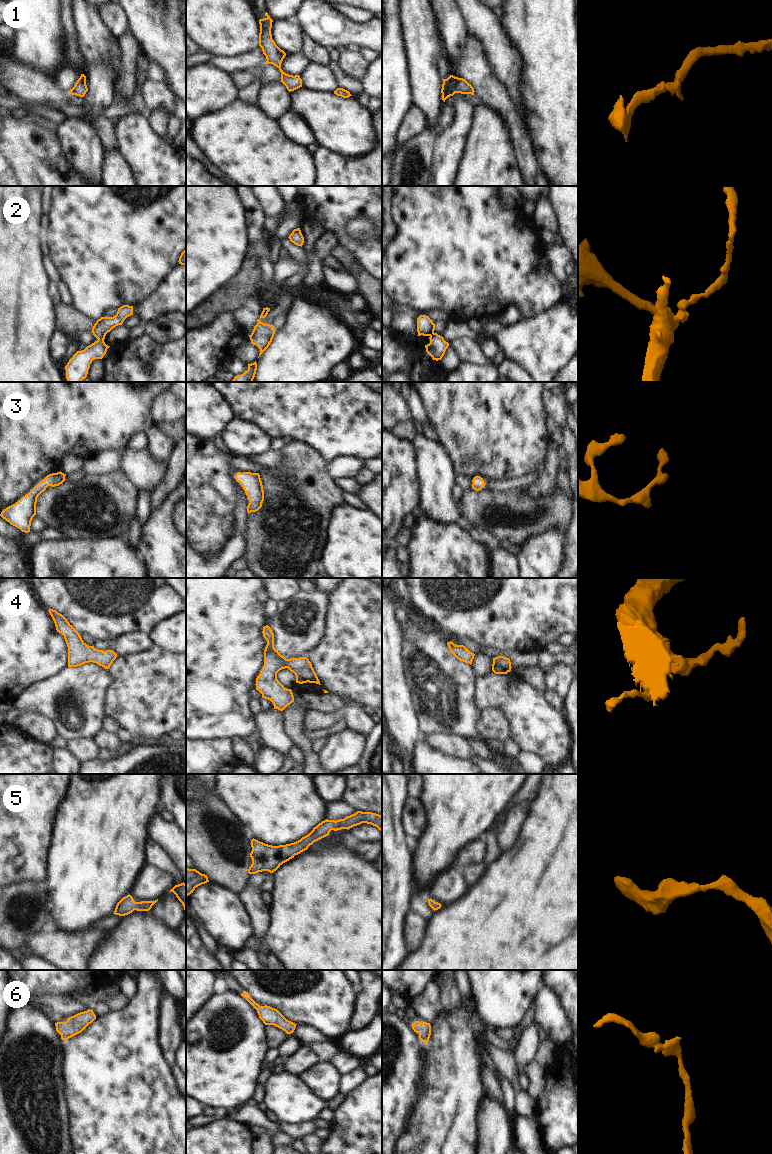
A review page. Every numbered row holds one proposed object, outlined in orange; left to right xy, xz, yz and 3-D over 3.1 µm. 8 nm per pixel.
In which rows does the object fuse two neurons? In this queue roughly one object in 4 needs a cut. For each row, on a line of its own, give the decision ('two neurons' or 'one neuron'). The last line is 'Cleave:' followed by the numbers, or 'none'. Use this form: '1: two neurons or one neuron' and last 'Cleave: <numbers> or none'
1: one neuron
2: one neuron
3: one neuron
4: one neuron
5: one neuron
6: one neuron
Cleave: none

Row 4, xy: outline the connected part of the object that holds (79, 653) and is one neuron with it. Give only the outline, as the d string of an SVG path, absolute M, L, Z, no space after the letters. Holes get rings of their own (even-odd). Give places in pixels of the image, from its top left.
M49 608L49 613L55 623L57 632L64 636L68 647L68 667L77 667L93 662L109 669L117 654L112 650L98 650L87 645L75 628L56 610Z

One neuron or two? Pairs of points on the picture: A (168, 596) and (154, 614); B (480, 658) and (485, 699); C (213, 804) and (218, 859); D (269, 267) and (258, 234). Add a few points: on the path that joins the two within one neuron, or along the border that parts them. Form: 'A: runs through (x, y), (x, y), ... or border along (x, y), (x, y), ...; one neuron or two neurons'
A: runs through (164, 600), (154, 610); one neuron
B: border along (491, 670), (486, 675), (478, 677); two neurons
C: runs through (202, 816), (200, 825), (215, 845); one neuron
D: runs through (266, 259), (260, 242); one neuron

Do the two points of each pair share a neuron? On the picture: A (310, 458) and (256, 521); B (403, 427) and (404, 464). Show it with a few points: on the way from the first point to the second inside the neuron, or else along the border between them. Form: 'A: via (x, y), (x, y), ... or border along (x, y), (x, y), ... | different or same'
A: via (305, 475), (273, 508) | same
B: border along (392, 433), (397, 438), (410, 442) | different

